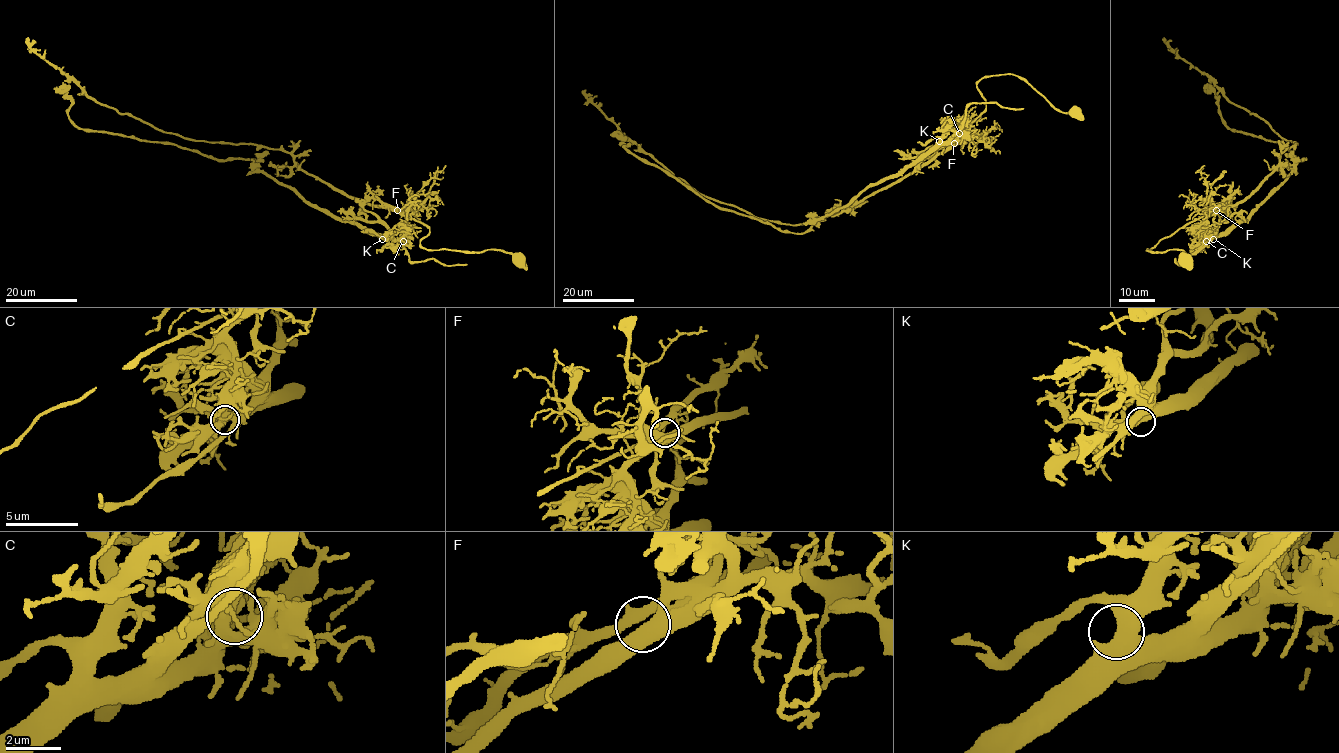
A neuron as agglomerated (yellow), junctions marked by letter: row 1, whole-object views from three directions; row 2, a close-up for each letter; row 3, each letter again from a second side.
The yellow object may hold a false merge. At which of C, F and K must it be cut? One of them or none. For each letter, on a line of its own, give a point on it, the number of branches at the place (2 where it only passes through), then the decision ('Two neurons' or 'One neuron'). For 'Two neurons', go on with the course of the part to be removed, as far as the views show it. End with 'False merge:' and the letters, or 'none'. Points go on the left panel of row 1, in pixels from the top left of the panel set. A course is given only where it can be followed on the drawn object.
C: Place: (403, 241). Branches: 2. Two neurons. Course of the part to remove: (403, 240), (310, 205), (253, 160), (216, 160), (174, 144), (80, 129), (68, 114), (71, 99), (54, 89)
F: Place: (397, 210). Branches: 2. One neuron
K: Place: (382, 239). Branches: 2. One neuron
False merge: C

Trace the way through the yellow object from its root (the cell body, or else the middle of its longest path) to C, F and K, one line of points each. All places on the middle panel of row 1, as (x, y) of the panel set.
C: (1076, 115), (1057, 110), (1014, 75), (985, 76), (976, 86), (986, 108), (963, 129), (963, 135), (959, 134)
F: (1076, 115), (1057, 110), (1014, 75), (985, 76), (976, 86), (986, 108), (957, 135), (954, 143)
K: (1076, 115), (1057, 110), (1014, 75), (985, 76), (976, 86), (986, 108), (954, 141), (939, 141)

